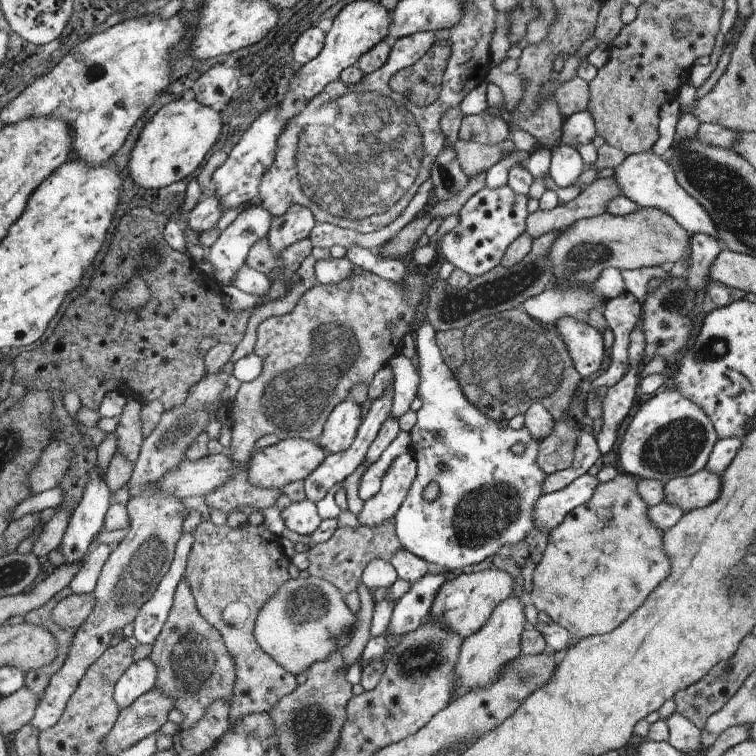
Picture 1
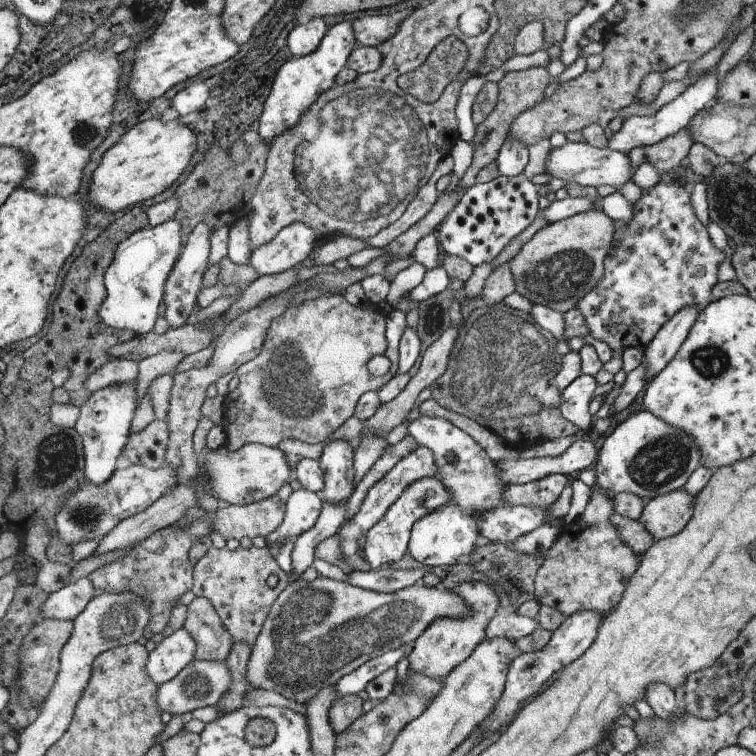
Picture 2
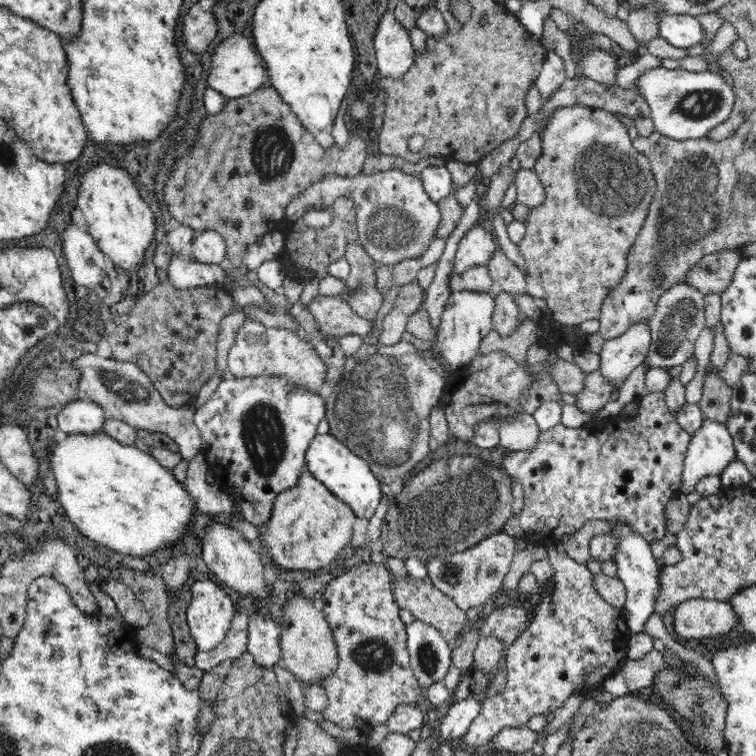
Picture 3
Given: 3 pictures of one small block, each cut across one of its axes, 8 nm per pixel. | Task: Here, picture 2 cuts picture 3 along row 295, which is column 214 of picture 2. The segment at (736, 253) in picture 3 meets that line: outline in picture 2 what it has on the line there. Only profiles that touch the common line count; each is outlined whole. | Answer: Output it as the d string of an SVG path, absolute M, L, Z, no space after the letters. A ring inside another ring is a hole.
M233 644L227 660L225 660L225 666L227 666L227 672L231 676L231 684L227 688L227 694L223 694L223 698L219 698L219 702L213 704L213 708L219 710L219 716L227 716L239 708L245 706L245 694L247 694L247 678L245 678L245 672L247 672L247 664L249 664L249 658L251 658L251 646L247 644Z

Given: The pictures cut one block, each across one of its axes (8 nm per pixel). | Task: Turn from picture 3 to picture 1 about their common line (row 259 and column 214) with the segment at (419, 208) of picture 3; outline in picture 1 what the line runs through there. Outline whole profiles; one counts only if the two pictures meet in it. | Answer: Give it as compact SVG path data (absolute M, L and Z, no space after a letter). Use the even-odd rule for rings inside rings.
M205 372L205 376L187 390L187 398L175 408L171 408L169 412L163 412L161 420L157 422L157 428L153 428L151 434L143 438L139 456L133 462L133 472L127 480L129 500L125 502L125 506L127 506L127 516L129 516L129 532L125 534L125 540L121 540L113 548L111 556L107 558L97 578L97 584L93 590L97 604L93 608L93 614L75 632L67 660L63 662L61 670L51 676L49 686L41 694L41 702L35 708L35 716L29 722L29 726L37 728L39 732L49 730L51 726L59 722L67 706L67 700L77 690L87 668L101 654L105 654L107 642L109 638L113 638L111 634L115 632L119 636L121 628L127 622L135 620L137 610L153 596L159 582L169 572L171 562L173 562L175 544L179 542L183 534L183 522L187 518L189 508L183 506L179 496L163 492L161 482L163 478L167 478L179 468L179 464L185 458L187 448L197 440L199 434L207 430L211 418L215 418L217 404L221 402L223 390L225 390L225 378L221 374L213 376Z

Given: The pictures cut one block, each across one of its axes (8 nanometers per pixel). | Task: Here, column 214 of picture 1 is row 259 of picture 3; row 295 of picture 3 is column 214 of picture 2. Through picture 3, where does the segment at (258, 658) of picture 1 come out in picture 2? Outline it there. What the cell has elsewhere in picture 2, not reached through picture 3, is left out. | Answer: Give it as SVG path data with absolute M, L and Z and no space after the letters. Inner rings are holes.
M211 546L193 566L195 566L195 586L191 588L191 592L195 594L195 598L207 598L211 606L215 606L219 620L233 638L233 644L253 646L275 598L279 598L279 594L289 584L287 574L279 570L275 560L269 556L267 548L257 546L237 550ZM269 574L275 574L279 578L275 588L267 588L265 584L265 578Z

